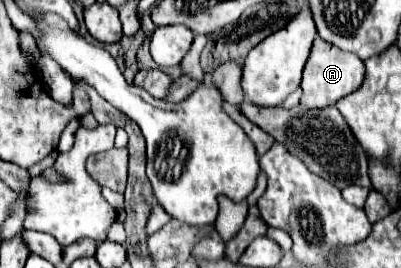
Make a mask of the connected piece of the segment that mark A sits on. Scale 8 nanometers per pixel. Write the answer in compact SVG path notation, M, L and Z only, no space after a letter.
M317 37L315 43L313 43L309 61L307 61L305 69L303 69L301 105L317 107L317 109L335 105L341 97L345 97L351 91L355 91L357 87L361 87L363 79L365 79L365 65L357 55L353 55L349 51L343 51L343 49L335 47L333 43L327 43L321 37Z

